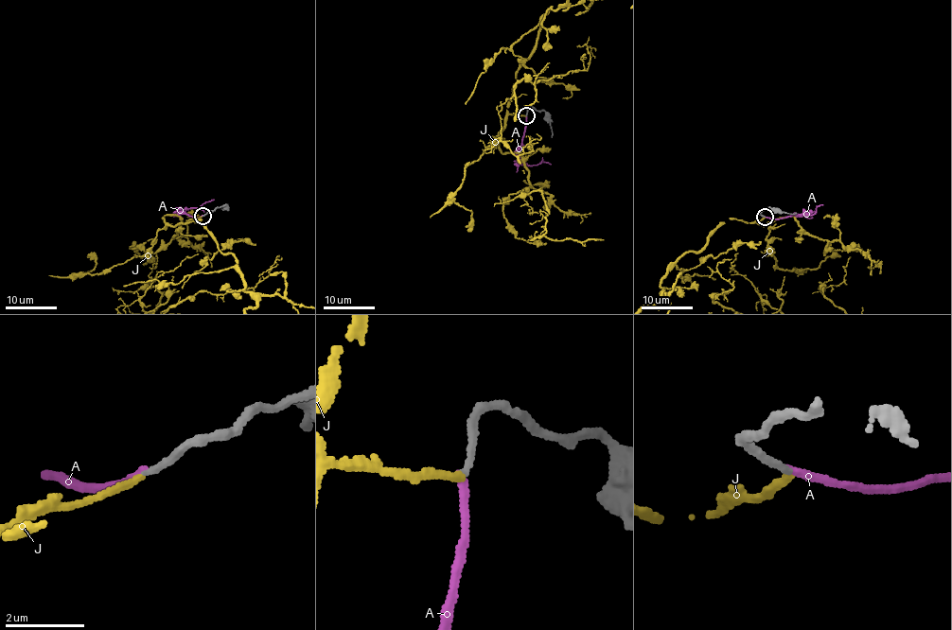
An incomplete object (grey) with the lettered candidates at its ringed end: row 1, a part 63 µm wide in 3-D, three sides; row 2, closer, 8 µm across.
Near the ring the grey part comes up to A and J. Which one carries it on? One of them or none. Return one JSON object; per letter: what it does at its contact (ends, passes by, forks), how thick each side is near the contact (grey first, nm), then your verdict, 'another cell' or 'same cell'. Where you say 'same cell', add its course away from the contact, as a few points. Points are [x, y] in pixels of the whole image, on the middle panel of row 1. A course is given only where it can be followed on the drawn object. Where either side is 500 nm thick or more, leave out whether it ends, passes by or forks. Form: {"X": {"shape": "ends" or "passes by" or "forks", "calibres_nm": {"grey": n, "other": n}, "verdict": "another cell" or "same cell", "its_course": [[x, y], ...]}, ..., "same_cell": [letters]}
{"A": {"shape": "ends", "calibres_nm": {"grey": 170, "other": 190}, "verdict": "another cell"}, "J": {"shape": "ends", "calibres_nm": {"grey": 170, "other": 170}, "verdict": "same cell"}, "same_cell": ["J"]}

